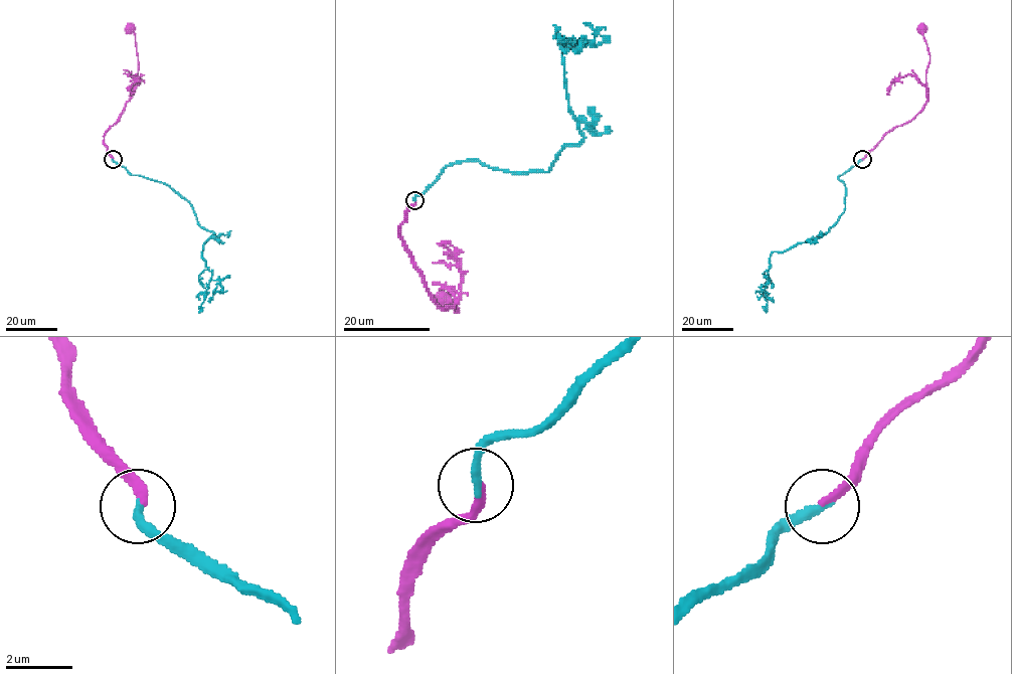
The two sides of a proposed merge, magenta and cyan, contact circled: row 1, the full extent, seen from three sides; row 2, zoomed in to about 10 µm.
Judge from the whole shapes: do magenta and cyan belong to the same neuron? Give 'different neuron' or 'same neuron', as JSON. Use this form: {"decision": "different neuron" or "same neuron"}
{"decision": "same neuron"}

